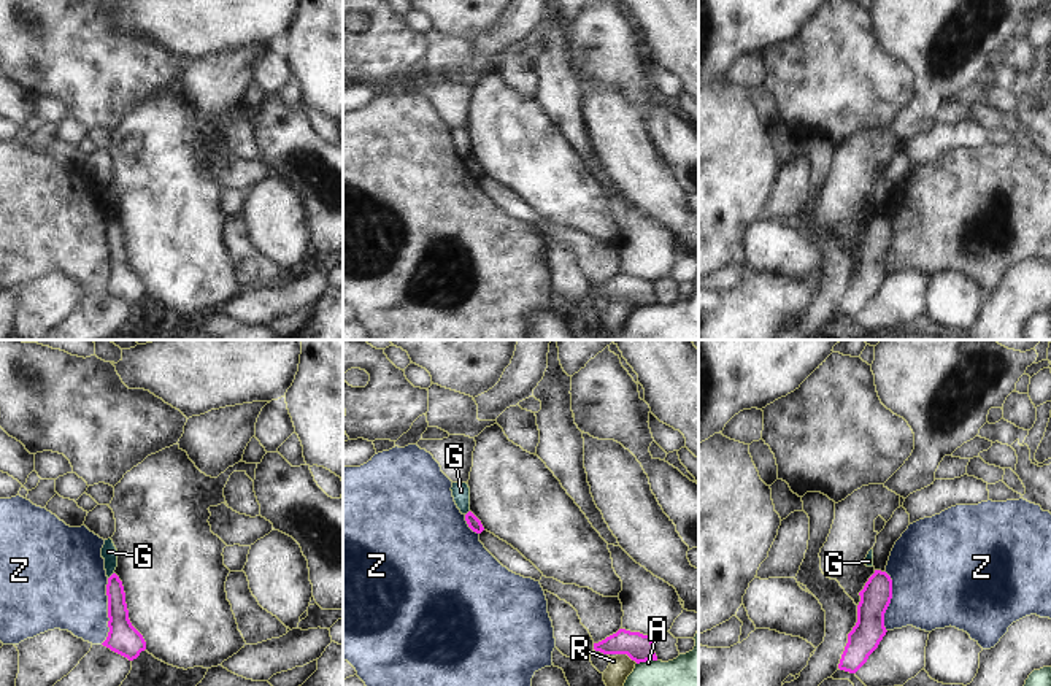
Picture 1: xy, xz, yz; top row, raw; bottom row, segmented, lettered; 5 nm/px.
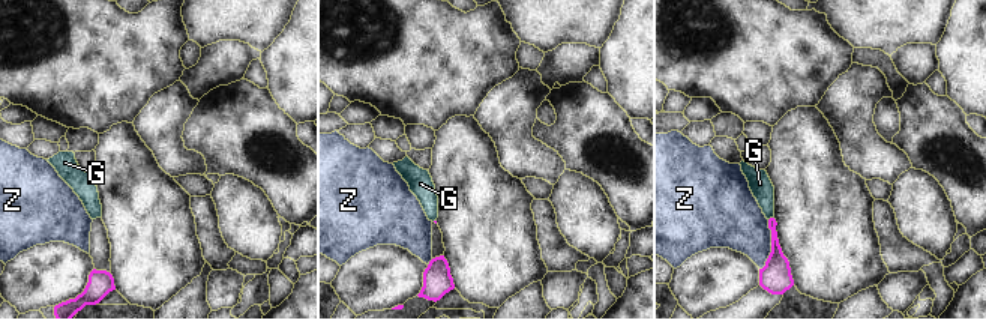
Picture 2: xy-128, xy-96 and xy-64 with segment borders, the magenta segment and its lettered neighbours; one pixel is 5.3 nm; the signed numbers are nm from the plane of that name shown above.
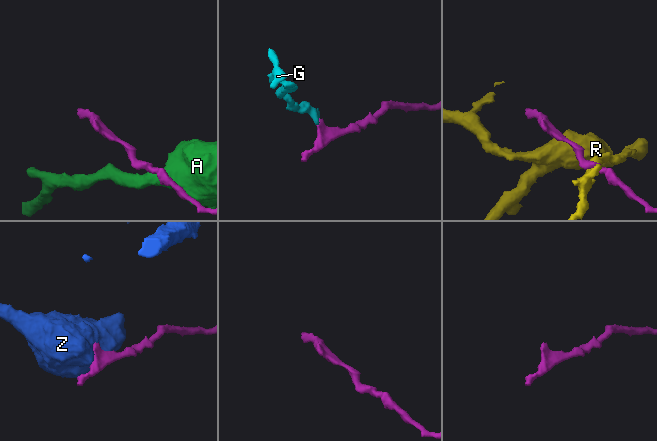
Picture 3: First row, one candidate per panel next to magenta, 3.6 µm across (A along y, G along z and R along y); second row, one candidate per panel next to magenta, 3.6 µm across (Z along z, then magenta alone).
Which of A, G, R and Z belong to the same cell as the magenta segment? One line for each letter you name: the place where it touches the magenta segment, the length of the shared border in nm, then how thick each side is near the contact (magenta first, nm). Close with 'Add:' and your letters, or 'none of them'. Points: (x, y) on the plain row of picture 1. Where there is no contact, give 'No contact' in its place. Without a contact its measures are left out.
Add: none of them.

